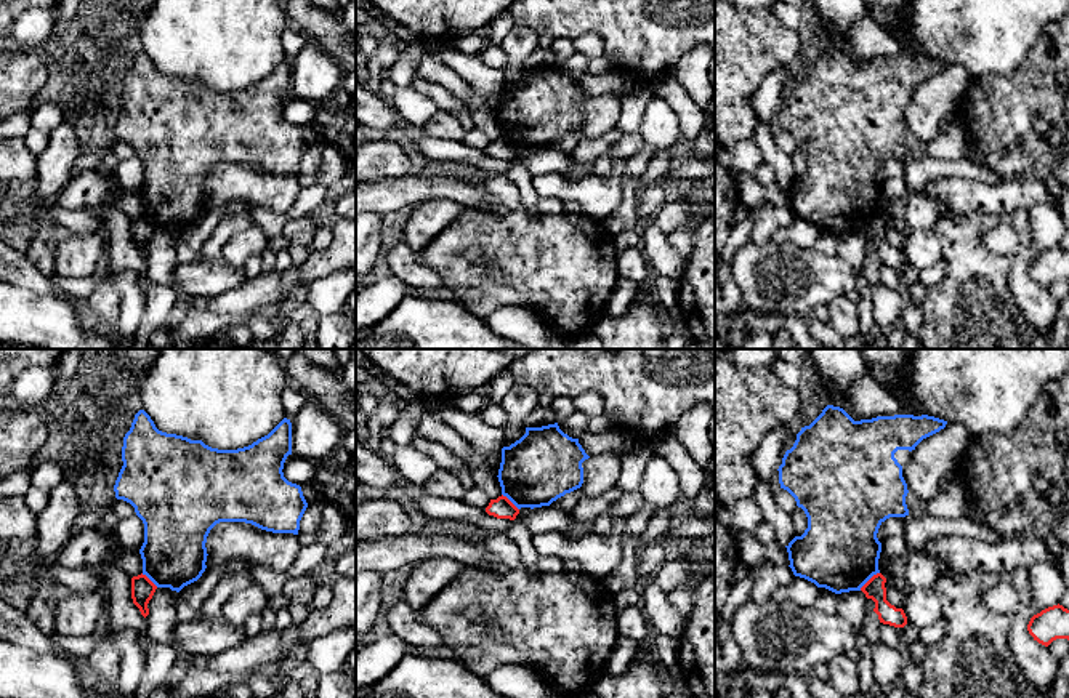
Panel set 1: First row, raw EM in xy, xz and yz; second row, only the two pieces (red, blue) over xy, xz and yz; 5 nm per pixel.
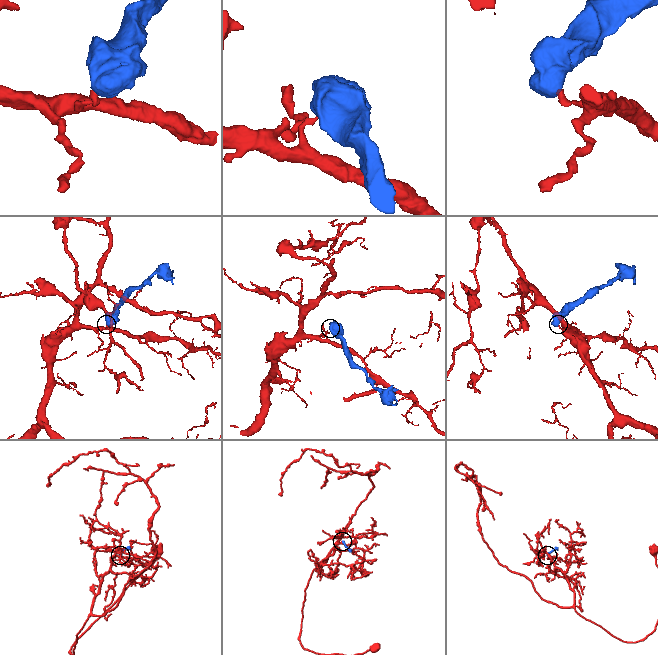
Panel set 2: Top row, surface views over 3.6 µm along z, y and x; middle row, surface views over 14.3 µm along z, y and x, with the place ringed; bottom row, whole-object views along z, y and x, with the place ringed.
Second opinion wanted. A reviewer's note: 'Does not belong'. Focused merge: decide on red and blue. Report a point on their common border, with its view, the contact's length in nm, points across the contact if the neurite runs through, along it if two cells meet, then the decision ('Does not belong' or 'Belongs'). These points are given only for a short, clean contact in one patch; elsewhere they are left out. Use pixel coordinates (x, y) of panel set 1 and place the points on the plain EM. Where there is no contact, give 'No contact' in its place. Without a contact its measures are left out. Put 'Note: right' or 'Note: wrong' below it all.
Touches red at yz (869, 221). Shared border 140 nm. Boundary: yz (879, 213), (859, 231). Does not belong
Note: right

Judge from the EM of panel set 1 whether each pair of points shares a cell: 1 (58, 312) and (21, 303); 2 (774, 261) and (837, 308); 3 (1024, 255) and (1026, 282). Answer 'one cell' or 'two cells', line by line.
1: one cell
2: two cells
3: one cell

